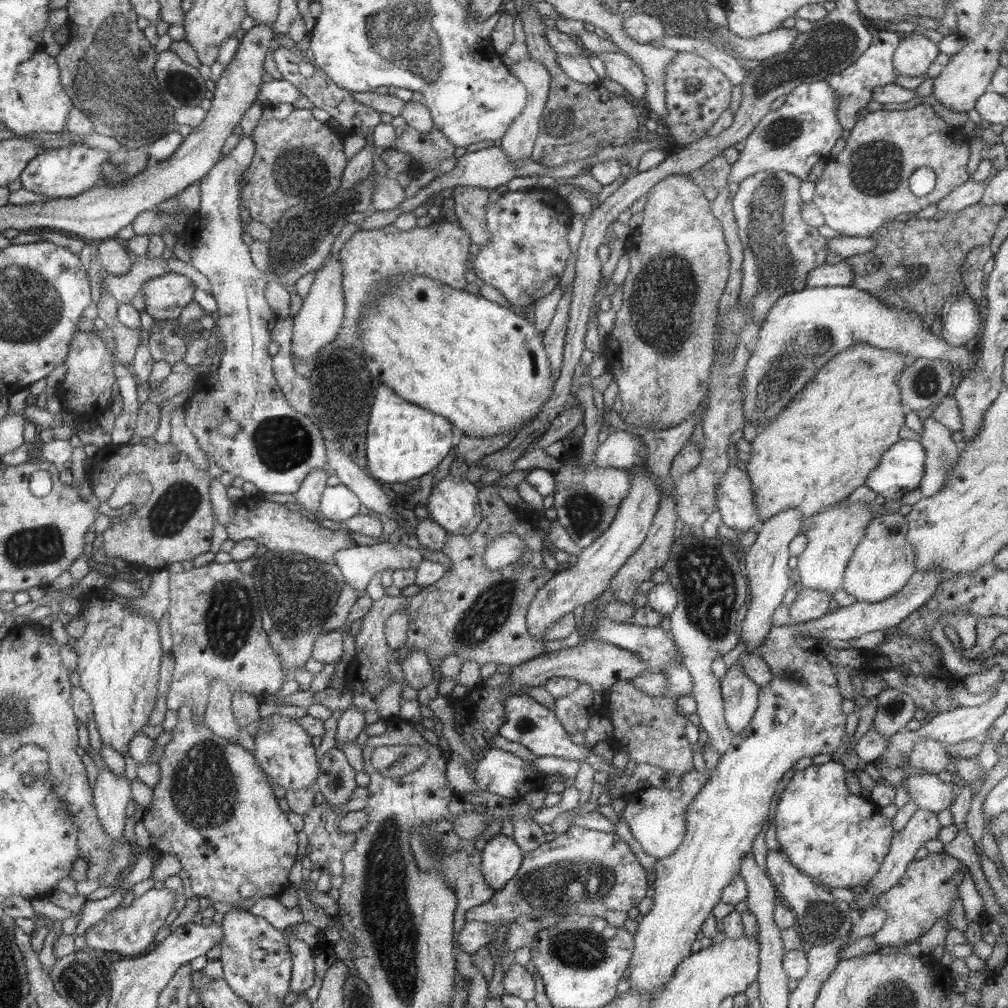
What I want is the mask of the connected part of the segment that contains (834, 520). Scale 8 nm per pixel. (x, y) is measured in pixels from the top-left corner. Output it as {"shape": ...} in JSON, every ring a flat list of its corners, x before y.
{"shape":[[850,502,847,506,820,511,812,516,803,518,801,530,808,539,806,549,798,556,797,569,800,574,798,585,801,588,834,594,842,584,844,570,857,550,861,540,865,538,867,528,877,515,866,503]]}

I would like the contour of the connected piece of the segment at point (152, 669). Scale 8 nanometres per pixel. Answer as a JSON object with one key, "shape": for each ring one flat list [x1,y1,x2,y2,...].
{"shape":[[111,589,104,590,100,601,94,603,91,608,84,608,82,613,86,621,84,634,71,645,80,654,78,667,79,686,85,690,90,697,93,706,93,718,103,744,111,746,120,754,128,752,130,740,148,724,148,718,156,704,156,682,158,682,158,670,160,670,160,636,158,626,154,624,153,617,141,612,135,612,129,606,129,599,114,593]]}

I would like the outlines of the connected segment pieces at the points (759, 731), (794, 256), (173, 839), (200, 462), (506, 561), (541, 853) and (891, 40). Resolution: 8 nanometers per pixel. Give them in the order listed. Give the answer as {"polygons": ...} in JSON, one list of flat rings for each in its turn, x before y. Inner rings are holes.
{"polygons":[[[800,645,791,646,788,650,775,650,770,654,765,654,762,658,770,667,773,677,770,684,760,686,759,705,750,724,748,724,742,732,733,736,731,745,720,757,716,768,714,768,713,771,711,769,709,770,711,779,706,783,706,786,702,787,702,792,697,796,697,799,690,804,689,816,687,817,687,820,689,820,689,830,686,832,685,842,681,844,681,847,678,848,673,855,665,859,656,859,654,864,655,878,652,883,655,894,651,897,653,908,648,915,642,918,642,922,640,922,636,932,633,934,634,938,636,938,636,950,633,951,633,958,630,963,629,979,630,986,635,991,642,991,649,995,653,995,656,991,661,991,661,988,676,974,678,964,691,955,690,948,692,948,693,942,696,940,696,934,698,934,700,928,705,925,705,921,709,919,716,905,721,902,724,889,733,882,734,878,737,878,737,876,741,874,741,864,746,859,746,855,753,854,752,846,754,846,754,840,756,840,756,836,762,832,764,822,767,822,766,816,770,814,770,802,772,802,772,798,774,798,774,790,776,790,776,786,778,786,778,782,780,782,780,776,782,776,784,772,788,772,788,770,792,769,792,766,795,766,794,762,796,762,798,758,802,758,802,756,811,756,819,759,830,758,834,750,840,746,840,740,842,740,842,736,844,736,846,716,844,716,842,710,840,710,842,698,840,698,840,694,838,694,838,682,836,682,836,674,832,672,832,664,830,664,830,662,826,662,824,658,818,658,816,653,812,653,810,649,804,649]],[[757,172,739,182,739,190,733,198,733,213,739,226,739,236,745,247,744,281,741,284,739,303,746,305,746,314,750,317,753,330,766,322,770,311,782,296,794,294,806,288,810,272,826,262,829,240,820,235,818,229,801,216,804,201,801,199,800,188,803,181,799,176,789,172]],[[191,704,177,710,178,724,172,729,172,740,164,747,162,757,157,760,160,767,160,782,152,788,152,801,145,803,145,813,141,820,151,837,151,849,160,854,174,854,181,867,190,874,195,895,210,902,236,905,240,909,250,909,260,898,274,897,288,884,290,868,296,862,298,836,296,828,286,820,280,810,274,790,258,768,254,755,238,743,218,736,205,721,197,722],[250,882,258,887,256,895,244,898,238,888]],[[183,406,181,409,178,407,170,418,172,428,171,444,185,452,198,468,207,470,206,464,208,464,209,456,200,447,201,442,198,441,198,438,194,437,192,430,186,426,185,415,186,407]],[[505,532,491,540,485,548,485,561,490,569,502,570,516,563,524,554,525,541,513,532]],[[572,825,567,832,556,836,552,842,546,842,534,851,525,852,524,862,517,874,502,890,494,894,492,900,466,912,464,918,467,922,477,921,496,926,508,925,522,915,527,915,538,921,542,929,576,921,580,916,604,919,604,912,608,910,628,913,631,908,637,907,640,900,646,898,650,883,646,878,646,870,638,864,638,860,630,852,630,846,620,836]],[[887,28,874,29,872,44,851,65,827,78,830,87,838,92,837,119,844,129,851,130,858,122,856,112,862,108,867,108,867,104,874,100,877,88,885,87,886,84,894,84,898,76,894,65,894,56,900,44,900,36,896,31]]]}

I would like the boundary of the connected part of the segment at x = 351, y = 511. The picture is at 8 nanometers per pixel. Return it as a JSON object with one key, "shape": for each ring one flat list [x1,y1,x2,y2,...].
{"shape":[[327,486,322,493,319,510,327,524,340,525,360,512,360,497,344,486]]}

